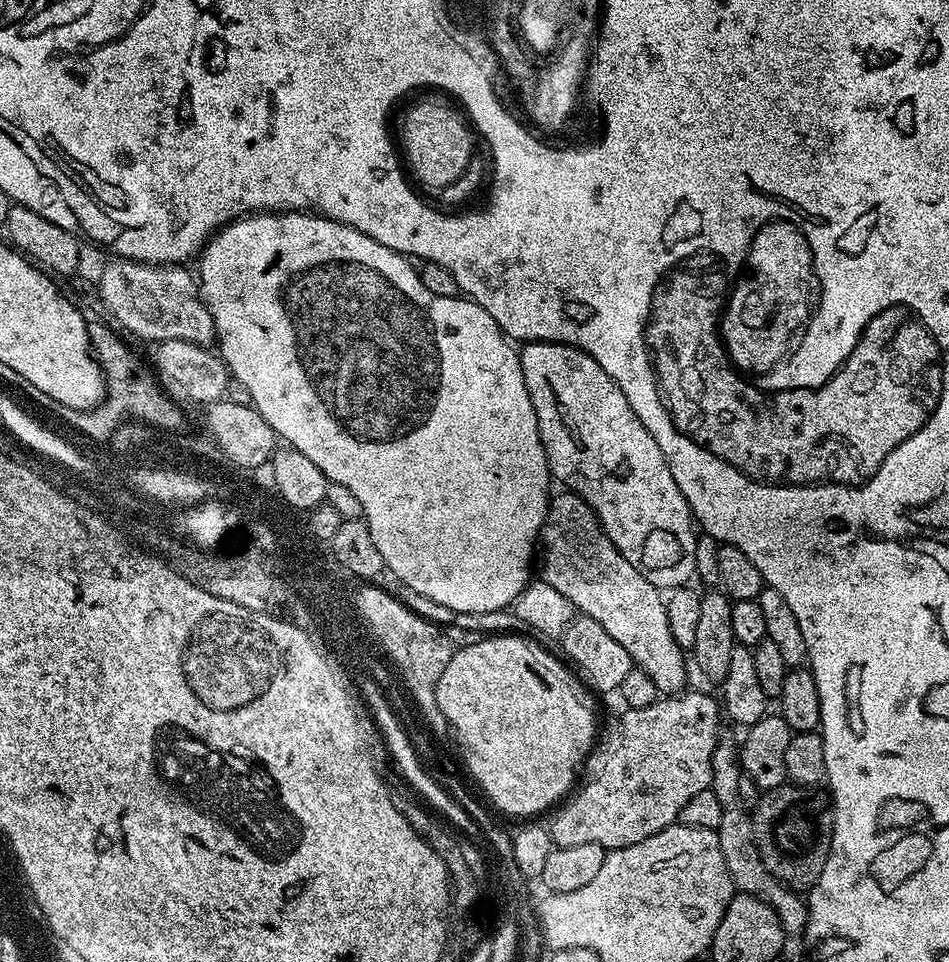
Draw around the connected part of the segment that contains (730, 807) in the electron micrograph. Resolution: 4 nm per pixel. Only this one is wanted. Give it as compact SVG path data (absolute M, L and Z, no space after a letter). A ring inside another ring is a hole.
M728 738L721 739L714 750L712 759L712 786L710 791L718 798L722 806L722 817L716 829L723 862L730 874L733 887L743 895L756 896L765 902L778 914L779 920L787 935L803 933L807 924L808 908L805 899L787 885L773 878L766 870L761 855L758 854L756 840L753 838L753 824L749 809L741 802L739 793L742 769L739 765L738 748ZM800 896L800 897L799 897Z

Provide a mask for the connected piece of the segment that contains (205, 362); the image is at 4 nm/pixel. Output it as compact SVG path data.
M162 340L155 345L155 348L156 353L153 354L152 360L150 359L154 375L163 386L165 394L177 404L207 406L215 404L217 400L225 399L230 379L228 365L211 347L181 340Z

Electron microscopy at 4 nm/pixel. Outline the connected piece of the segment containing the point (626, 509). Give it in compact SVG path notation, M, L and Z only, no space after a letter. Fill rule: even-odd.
M533 340L525 343L519 349L520 365L522 366L522 378L526 382L526 390L530 394L530 402L534 402L534 414L538 418L538 434L542 438L542 446L546 450L548 459L548 470L553 481L561 480L563 487L569 492L578 493L587 504L596 512L596 517L604 527L605 534L614 542L614 546L646 578L651 584L661 590L671 590L685 587L689 583L688 579L696 576L696 538L698 535L697 525L694 523L692 509L688 507L686 498L682 490L678 490L678 482L674 482L674 474L670 474L670 466L666 466L666 458L662 458L662 450L658 450L658 442L650 438L650 430L642 426L638 414L630 410L630 402L626 402L626 394L618 390L614 378L594 362L590 354L578 350L569 344L551 344L545 340Z

